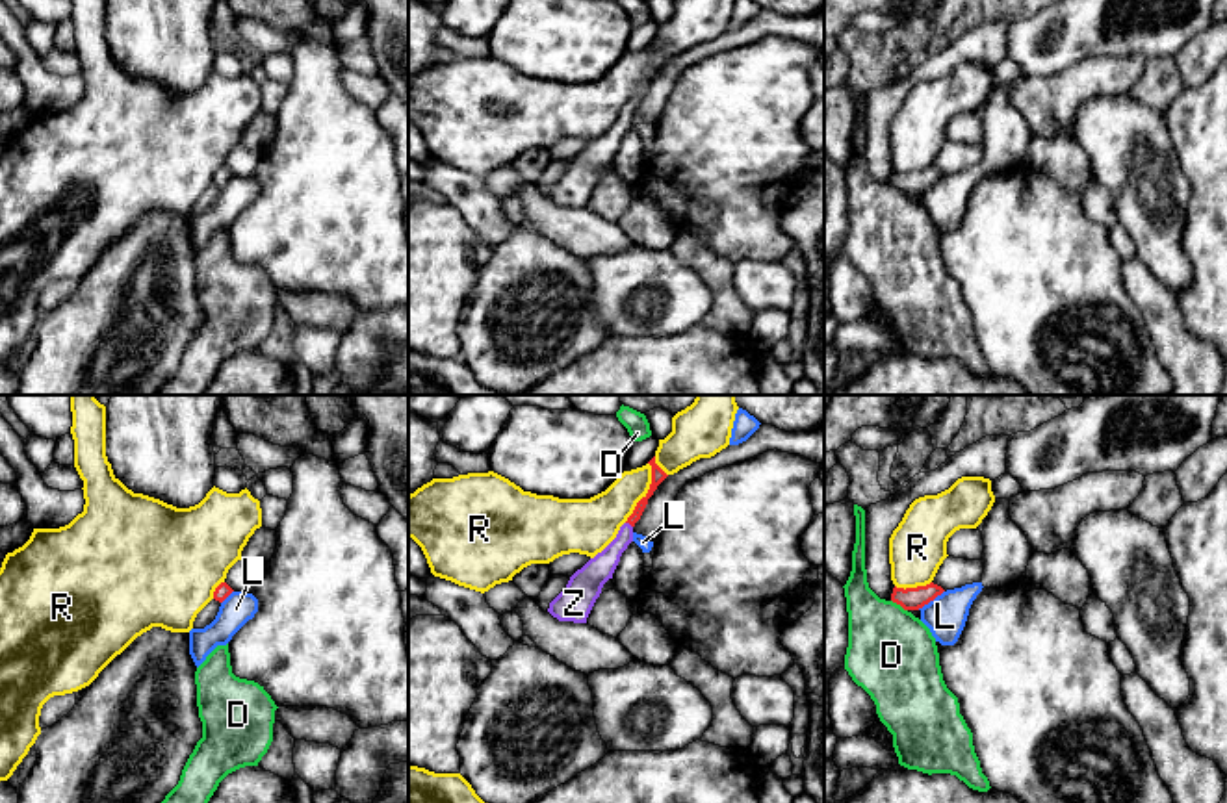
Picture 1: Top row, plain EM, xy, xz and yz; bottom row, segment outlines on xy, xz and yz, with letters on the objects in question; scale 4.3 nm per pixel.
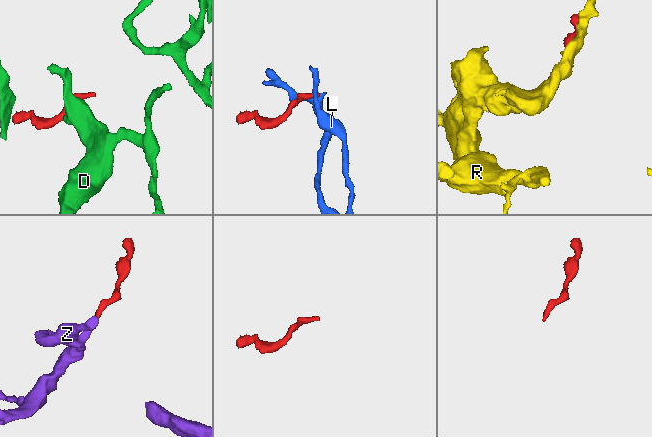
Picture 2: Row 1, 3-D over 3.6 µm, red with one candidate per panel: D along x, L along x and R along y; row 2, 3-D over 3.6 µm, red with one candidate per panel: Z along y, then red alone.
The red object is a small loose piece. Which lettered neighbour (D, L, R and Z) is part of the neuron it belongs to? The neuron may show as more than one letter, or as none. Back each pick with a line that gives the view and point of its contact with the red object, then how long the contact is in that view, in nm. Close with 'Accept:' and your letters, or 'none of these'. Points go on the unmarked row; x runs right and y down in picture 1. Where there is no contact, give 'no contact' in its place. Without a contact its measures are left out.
Z: meets red in xz at (630, 108); contact 40 nm long
Accept: Z

